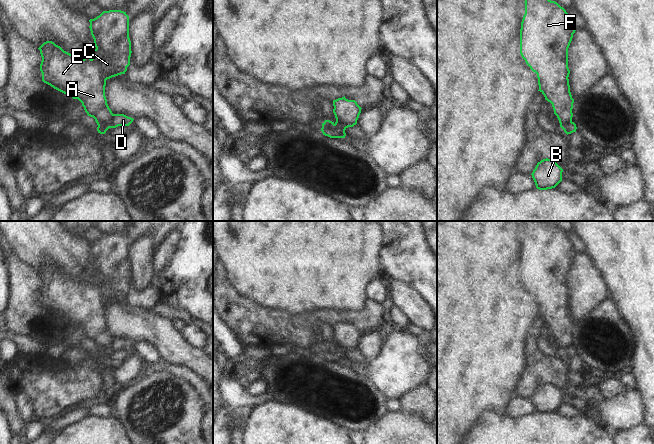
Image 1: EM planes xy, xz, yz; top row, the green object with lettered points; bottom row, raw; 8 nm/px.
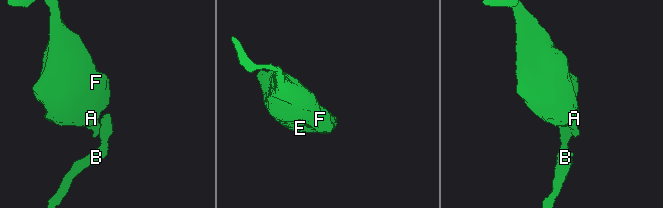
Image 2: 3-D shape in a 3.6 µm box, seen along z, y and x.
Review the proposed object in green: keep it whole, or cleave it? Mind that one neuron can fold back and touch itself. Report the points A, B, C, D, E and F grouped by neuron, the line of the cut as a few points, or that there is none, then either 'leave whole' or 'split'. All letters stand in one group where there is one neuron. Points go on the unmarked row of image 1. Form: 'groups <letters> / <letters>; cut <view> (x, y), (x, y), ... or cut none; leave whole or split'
groups A C E F / B D; cut xy (113, 338), (108, 349), (98, 350); split

